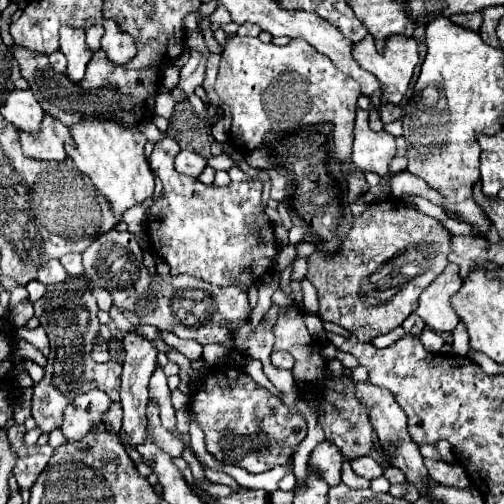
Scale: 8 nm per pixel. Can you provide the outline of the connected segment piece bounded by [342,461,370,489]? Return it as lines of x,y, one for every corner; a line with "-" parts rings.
344,461
344,465
342,465
342,483
346,483
352,489
368,489
370,487
368,479
364,479
352,471
350,461

